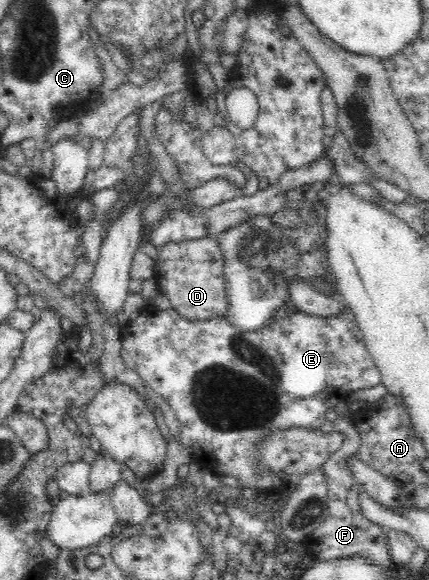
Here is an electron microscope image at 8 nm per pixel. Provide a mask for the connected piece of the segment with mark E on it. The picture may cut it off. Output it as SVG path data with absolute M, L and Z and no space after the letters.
M149 305L141 309L137 318L122 327L122 348L120 352L125 365L127 365L129 369L135 370L141 376L145 385L151 387L161 395L176 413L176 417L179 420L179 429L181 431L180 443L184 447L192 449L195 455L197 455L195 449L199 449L205 457L212 457L213 463L217 463L217 465L213 465L213 471L217 471L218 469L223 471L227 476L237 478L243 488L256 489L265 497L268 496L266 498L273 502L275 502L276 498L281 494L285 494L290 476L285 476L285 474L273 474L273 471L265 470L265 468L259 466L258 453L256 453L256 451L258 450L260 441L267 434L276 432L277 430L288 430L291 428L319 430L319 427L326 421L325 413L327 413L328 409L335 407L337 404L336 401L339 399L347 399L352 392L375 387L381 383L380 371L374 359L367 351L364 337L361 333L361 328L358 326L354 311L348 306L346 306L343 311L333 313L333 315L327 315L327 317L299 312L290 308L285 317L274 318L261 329L248 332L237 329L226 316L214 317L213 319L205 321L189 320L181 317L173 308L161 310L157 309L155 305Z

